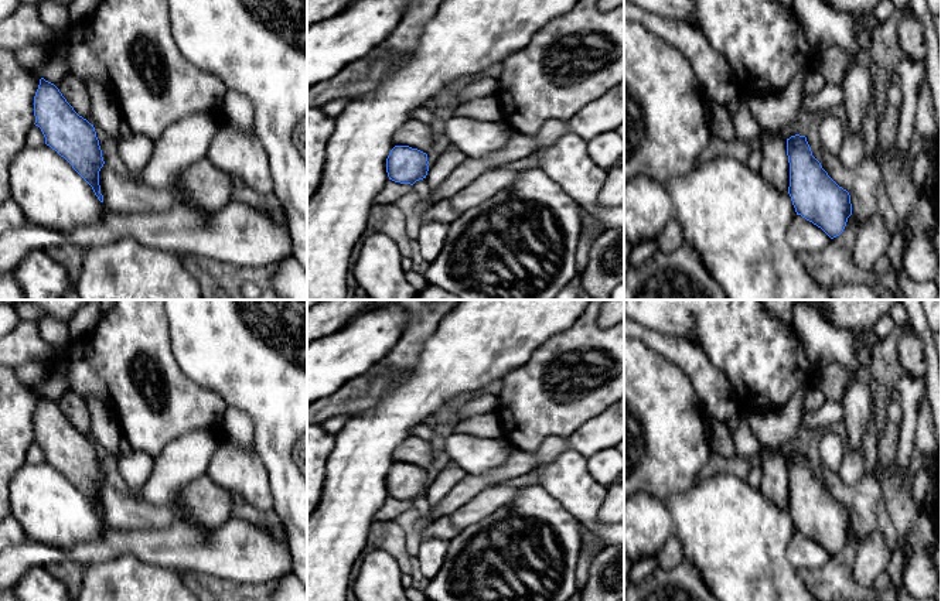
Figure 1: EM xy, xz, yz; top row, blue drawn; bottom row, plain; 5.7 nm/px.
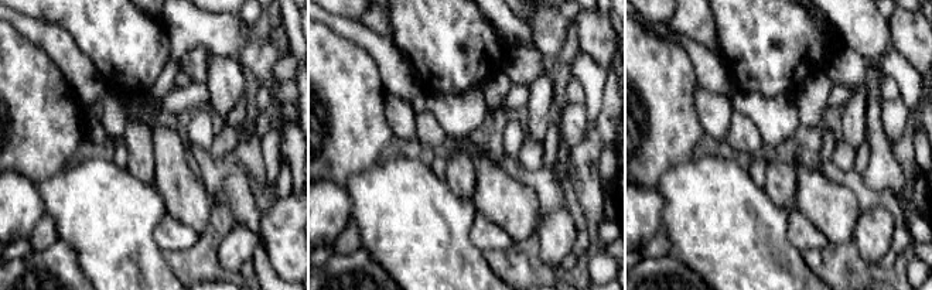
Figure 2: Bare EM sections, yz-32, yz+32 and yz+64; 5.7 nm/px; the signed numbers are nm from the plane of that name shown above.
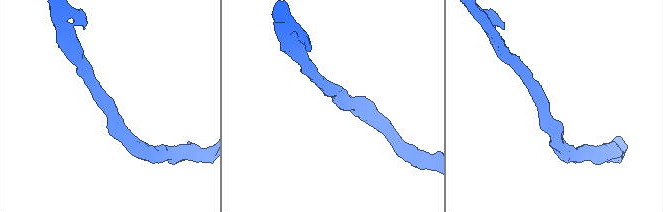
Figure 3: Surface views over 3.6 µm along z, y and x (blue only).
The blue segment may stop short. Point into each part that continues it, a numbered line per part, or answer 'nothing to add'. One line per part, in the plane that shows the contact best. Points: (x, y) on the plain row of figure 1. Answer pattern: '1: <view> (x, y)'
1: yz (774, 485)

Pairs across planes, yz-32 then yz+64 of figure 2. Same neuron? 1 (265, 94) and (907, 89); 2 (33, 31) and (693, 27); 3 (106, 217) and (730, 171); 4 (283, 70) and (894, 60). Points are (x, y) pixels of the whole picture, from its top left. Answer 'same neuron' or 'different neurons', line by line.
1: different neurons
2: different neurons
3: same neuron
4: same neuron

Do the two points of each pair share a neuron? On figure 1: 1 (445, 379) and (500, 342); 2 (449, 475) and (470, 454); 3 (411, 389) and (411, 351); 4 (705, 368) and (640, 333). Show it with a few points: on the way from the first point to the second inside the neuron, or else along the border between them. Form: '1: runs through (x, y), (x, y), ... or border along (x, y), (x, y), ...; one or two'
1: runs through (459, 365), (481, 342), (486, 342); one
2: border along (452, 460), (467, 473); two
3: border along (426, 338), (419, 359), (389, 375); two
4: runs through (689, 358), (655, 341); one

